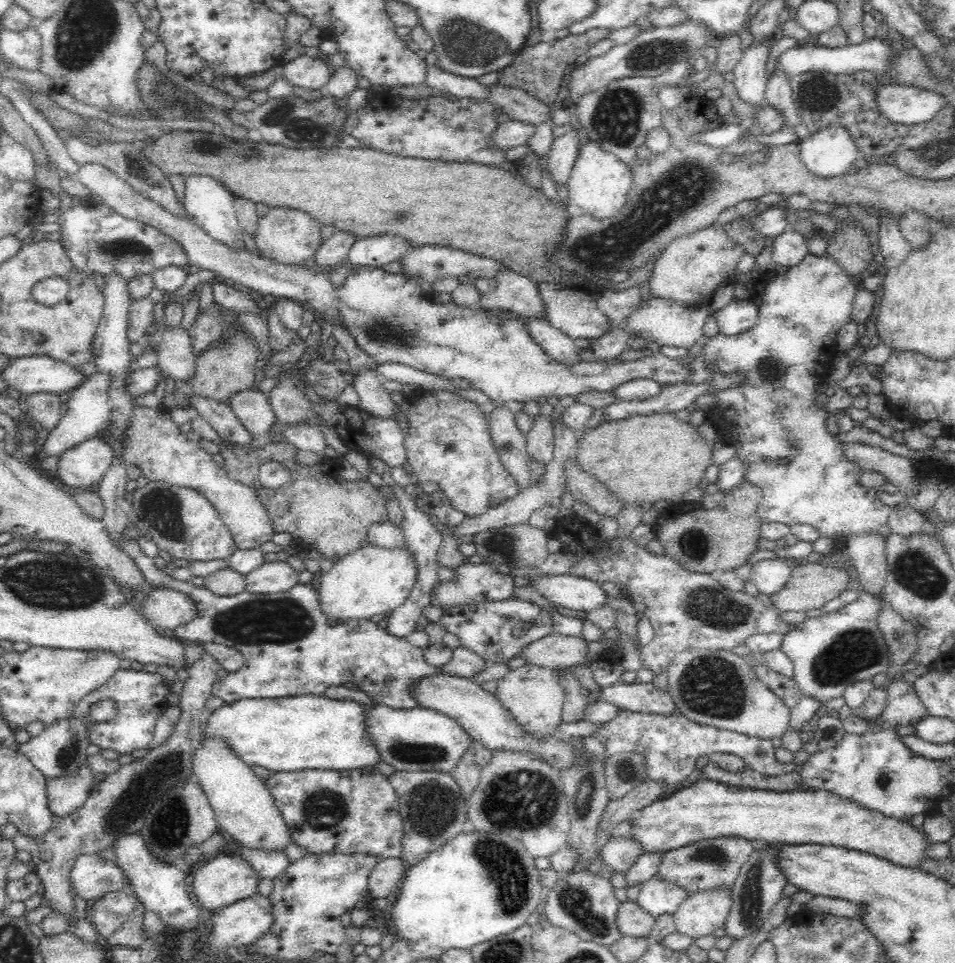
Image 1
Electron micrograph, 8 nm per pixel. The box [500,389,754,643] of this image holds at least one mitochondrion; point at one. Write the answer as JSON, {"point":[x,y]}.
{"point":[712,606]}

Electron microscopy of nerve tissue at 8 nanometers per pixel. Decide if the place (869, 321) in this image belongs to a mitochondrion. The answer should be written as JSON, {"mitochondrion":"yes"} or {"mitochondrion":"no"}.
{"mitochondrion":"no"}

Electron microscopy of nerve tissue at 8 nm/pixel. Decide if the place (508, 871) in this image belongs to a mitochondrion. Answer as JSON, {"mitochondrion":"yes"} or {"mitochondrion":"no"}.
{"mitochondrion":"yes"}

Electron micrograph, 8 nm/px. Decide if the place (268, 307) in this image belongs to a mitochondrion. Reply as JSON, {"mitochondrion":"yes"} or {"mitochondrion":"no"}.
{"mitochondrion":"no"}

